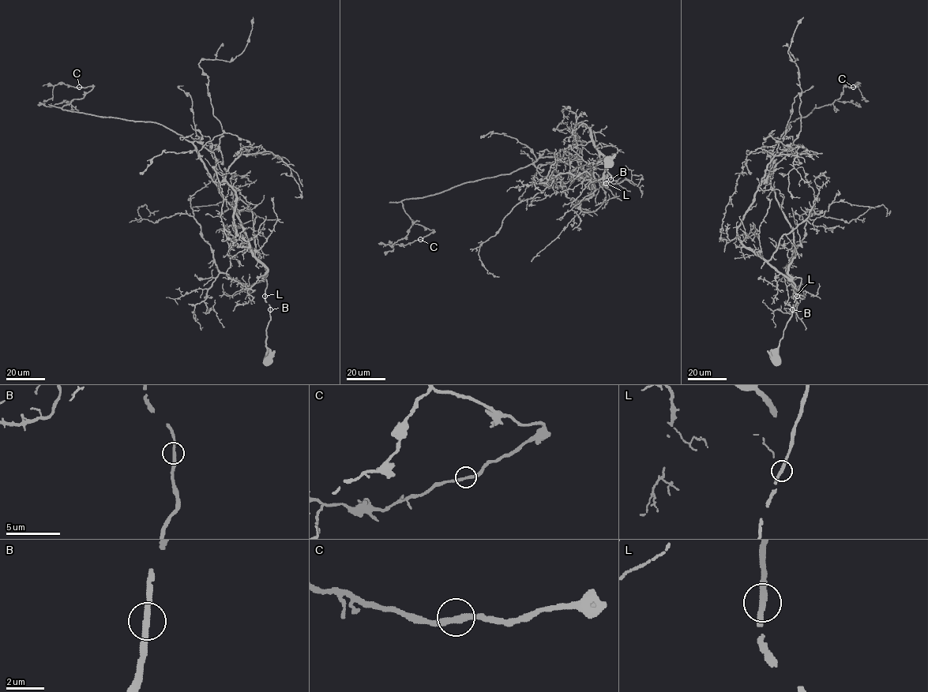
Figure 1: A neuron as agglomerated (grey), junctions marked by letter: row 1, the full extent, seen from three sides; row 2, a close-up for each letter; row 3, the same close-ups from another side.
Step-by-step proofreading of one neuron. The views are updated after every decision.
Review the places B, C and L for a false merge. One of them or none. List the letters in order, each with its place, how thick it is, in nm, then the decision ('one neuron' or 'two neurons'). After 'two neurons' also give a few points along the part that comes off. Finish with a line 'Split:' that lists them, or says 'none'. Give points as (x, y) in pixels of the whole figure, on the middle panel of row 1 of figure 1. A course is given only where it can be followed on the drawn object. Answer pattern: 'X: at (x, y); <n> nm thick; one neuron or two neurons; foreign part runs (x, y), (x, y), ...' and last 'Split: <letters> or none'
B: at (610, 179); 280 nm thick; one neuron
C: at (420, 239); 280 nm thick; one neuron
L: at (606, 183); 280 nm thick; one neuron
Split: none

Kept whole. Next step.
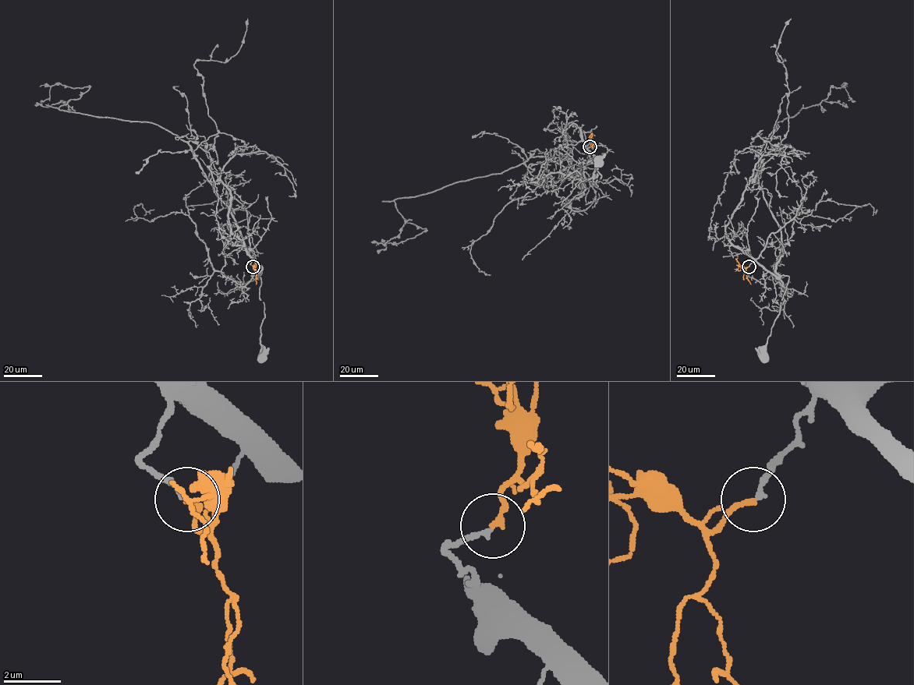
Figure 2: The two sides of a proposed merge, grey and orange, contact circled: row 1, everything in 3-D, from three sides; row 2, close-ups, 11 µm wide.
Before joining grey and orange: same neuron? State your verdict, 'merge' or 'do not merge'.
merge

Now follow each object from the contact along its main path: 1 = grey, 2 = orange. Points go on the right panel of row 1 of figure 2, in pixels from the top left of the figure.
1: (749, 266), (754, 259), (777, 276), (789, 277), (779, 315), (768, 338), (764, 358)
2: (749, 266), (742, 266), (735, 259), (738, 257)

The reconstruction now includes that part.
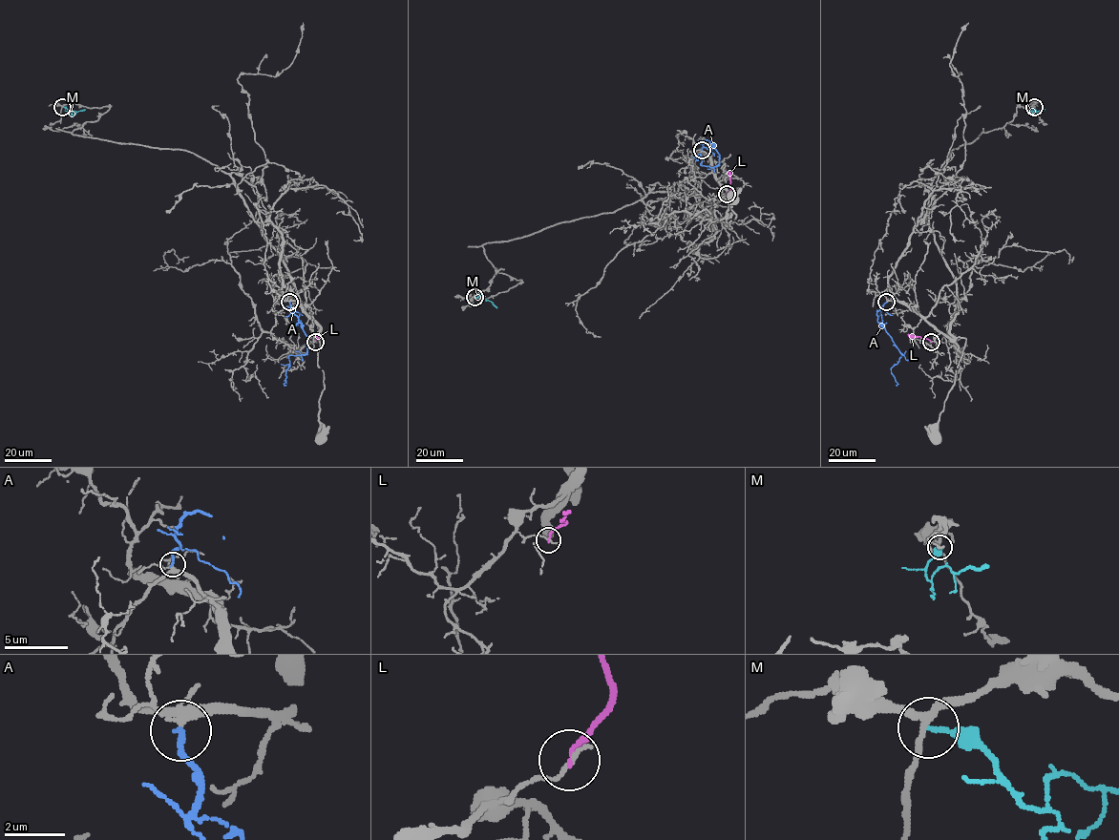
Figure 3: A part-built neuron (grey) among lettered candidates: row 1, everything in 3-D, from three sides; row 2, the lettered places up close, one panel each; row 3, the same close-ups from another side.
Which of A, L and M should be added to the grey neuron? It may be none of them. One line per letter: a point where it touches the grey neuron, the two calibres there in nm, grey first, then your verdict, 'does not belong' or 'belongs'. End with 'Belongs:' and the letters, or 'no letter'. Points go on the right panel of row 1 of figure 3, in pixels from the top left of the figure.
A: contact (886, 302); calibres 240 and 190 nm; belongs
L: contact (931, 342); calibres 150 and 190 nm; does not belong
M: contact (1034, 107); calibres 200 and 160 nm; does not belong
Belongs: A

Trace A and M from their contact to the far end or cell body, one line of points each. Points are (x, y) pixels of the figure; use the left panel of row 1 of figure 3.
A: (289, 302), (290, 310), (302, 324), (307, 340), (305, 354), (288, 356), (289, 366), (284, 384), (286, 385)
M: (62, 107), (71, 113), (85, 109)

